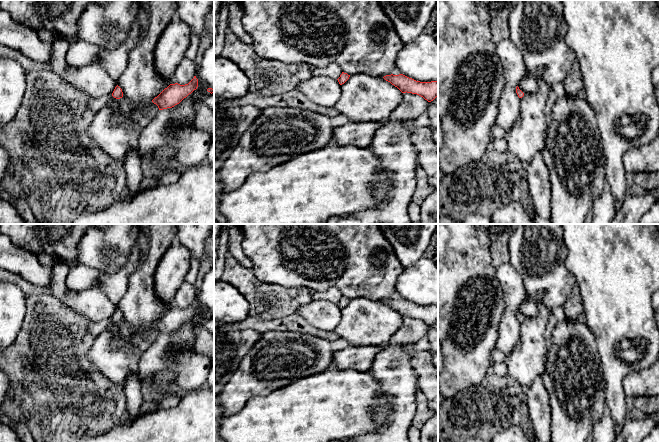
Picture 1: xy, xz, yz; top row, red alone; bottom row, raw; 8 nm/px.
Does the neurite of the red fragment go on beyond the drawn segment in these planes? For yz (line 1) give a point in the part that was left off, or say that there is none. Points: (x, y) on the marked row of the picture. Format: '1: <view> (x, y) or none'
1: none

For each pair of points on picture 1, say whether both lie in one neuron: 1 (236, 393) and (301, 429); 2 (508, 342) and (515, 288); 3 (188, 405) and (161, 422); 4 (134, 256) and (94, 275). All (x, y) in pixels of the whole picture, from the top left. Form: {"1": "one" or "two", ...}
{"1": "two", "2": "one", "3": "one", "4": "one"}

